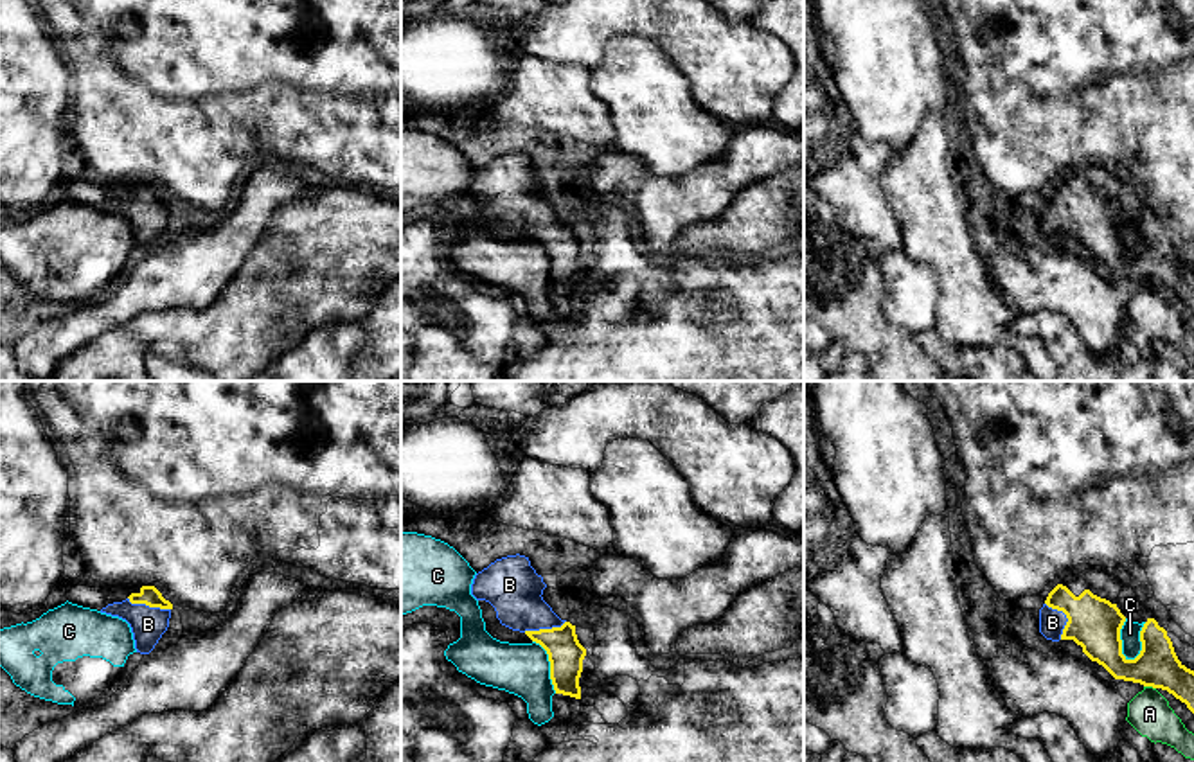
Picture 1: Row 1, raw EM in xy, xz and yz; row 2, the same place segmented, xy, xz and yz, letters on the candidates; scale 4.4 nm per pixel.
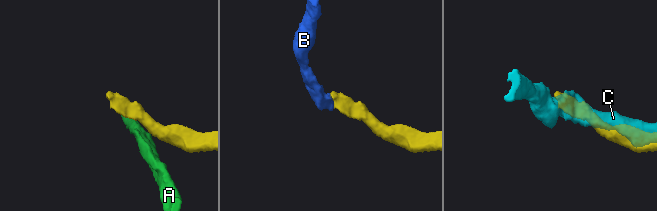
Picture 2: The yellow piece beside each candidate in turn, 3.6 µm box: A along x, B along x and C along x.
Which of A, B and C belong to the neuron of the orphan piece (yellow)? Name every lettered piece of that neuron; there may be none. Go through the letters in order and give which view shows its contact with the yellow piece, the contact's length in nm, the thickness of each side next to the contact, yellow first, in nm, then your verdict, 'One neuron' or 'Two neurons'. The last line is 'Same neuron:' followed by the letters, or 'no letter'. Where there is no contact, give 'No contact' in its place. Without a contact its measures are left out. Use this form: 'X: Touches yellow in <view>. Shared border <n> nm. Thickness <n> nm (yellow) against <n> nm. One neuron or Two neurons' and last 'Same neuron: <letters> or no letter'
A: Touches yellow in yz. Shared border 60 nm. Thickness 200 nm (yellow) against 190 nm. Two neurons
B: Touches yellow in yz. Shared border 180 nm. Thickness 240 nm (yellow) against 120 nm. One neuron
C: Touches yellow in yz. Shared border 200 nm. Thickness 240 nm (yellow) against 90 nm. Two neurons
Same neuron: B

